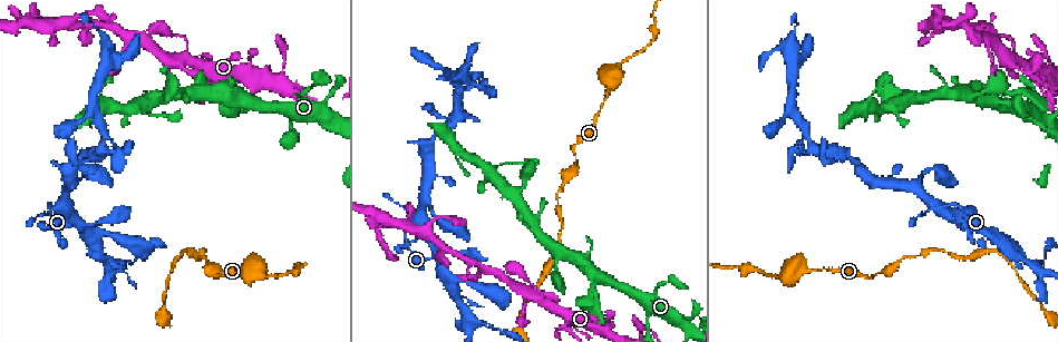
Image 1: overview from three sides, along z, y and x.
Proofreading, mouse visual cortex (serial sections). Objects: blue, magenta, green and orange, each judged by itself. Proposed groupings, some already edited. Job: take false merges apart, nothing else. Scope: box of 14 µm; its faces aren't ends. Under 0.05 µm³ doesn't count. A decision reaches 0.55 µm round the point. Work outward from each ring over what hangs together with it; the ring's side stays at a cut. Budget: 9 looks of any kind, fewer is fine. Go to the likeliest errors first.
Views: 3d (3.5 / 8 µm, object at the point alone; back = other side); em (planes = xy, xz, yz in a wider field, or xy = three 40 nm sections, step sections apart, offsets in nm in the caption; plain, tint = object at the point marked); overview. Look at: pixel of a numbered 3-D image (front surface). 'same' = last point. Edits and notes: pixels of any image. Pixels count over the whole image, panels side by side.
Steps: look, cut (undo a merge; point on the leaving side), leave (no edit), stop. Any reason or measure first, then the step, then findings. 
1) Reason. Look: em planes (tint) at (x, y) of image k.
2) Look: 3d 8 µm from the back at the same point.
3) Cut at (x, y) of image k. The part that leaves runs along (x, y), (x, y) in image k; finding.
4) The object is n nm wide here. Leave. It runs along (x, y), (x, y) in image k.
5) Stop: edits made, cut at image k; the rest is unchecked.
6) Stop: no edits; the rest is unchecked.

Look: 3d 3.5 µm at (795, 263) of image 1.

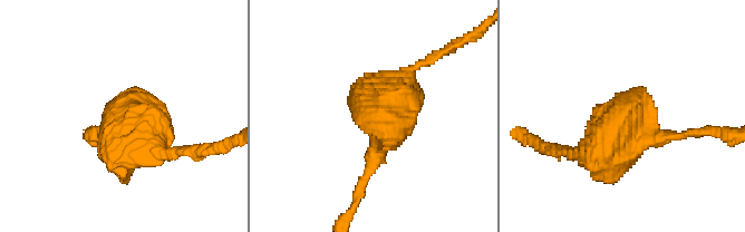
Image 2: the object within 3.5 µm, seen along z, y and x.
Look: em xy step 2 (tint) at (629, 116) of image 2.

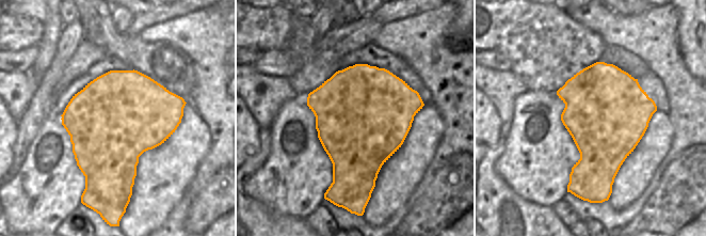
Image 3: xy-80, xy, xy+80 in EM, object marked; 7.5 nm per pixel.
Leave. It runs along (371, 166), (386, 97), (426, 63) in image 2; one cell here.

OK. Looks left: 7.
Look: 3d 3.5 µm at (418, 222) of image 1.

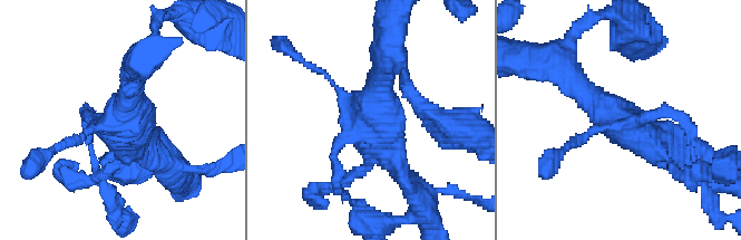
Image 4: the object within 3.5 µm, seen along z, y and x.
Need the tissue. Look: em xy step 3 (tint) at (634, 121) of image 4.

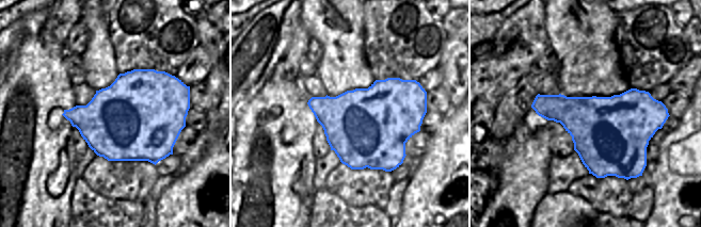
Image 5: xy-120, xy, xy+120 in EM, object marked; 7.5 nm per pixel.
Leave. It runs along (684, 161), (627, 130), (576, 82) in image 4; one cell here.

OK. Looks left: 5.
Branch point. Look: 3d 3.5 µm at (448, 122) of image 1.

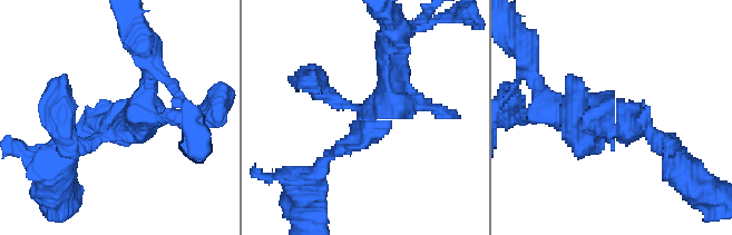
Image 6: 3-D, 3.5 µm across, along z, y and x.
Leave. It runs along (323, 165), (388, 99), (388, 59) in image 6; all the same cell.

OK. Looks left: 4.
Three-way junction. Look: 3d 3.5 µm at (1047, 66) of image 1.

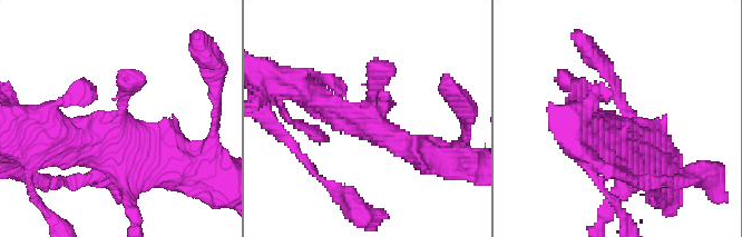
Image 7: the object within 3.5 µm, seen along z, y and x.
Look: em xy step 3 (tint) at (614, 125) of image 7.

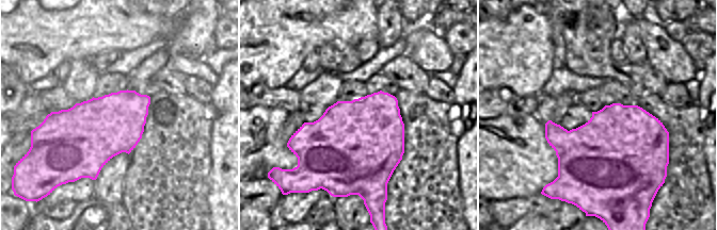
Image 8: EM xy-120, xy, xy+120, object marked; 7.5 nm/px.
Leave. It runs along (46, 122), (108, 137), (138, 78) in image 7; continuous, no second cell.

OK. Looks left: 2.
Stop: no edits; the rest is unchecked.

